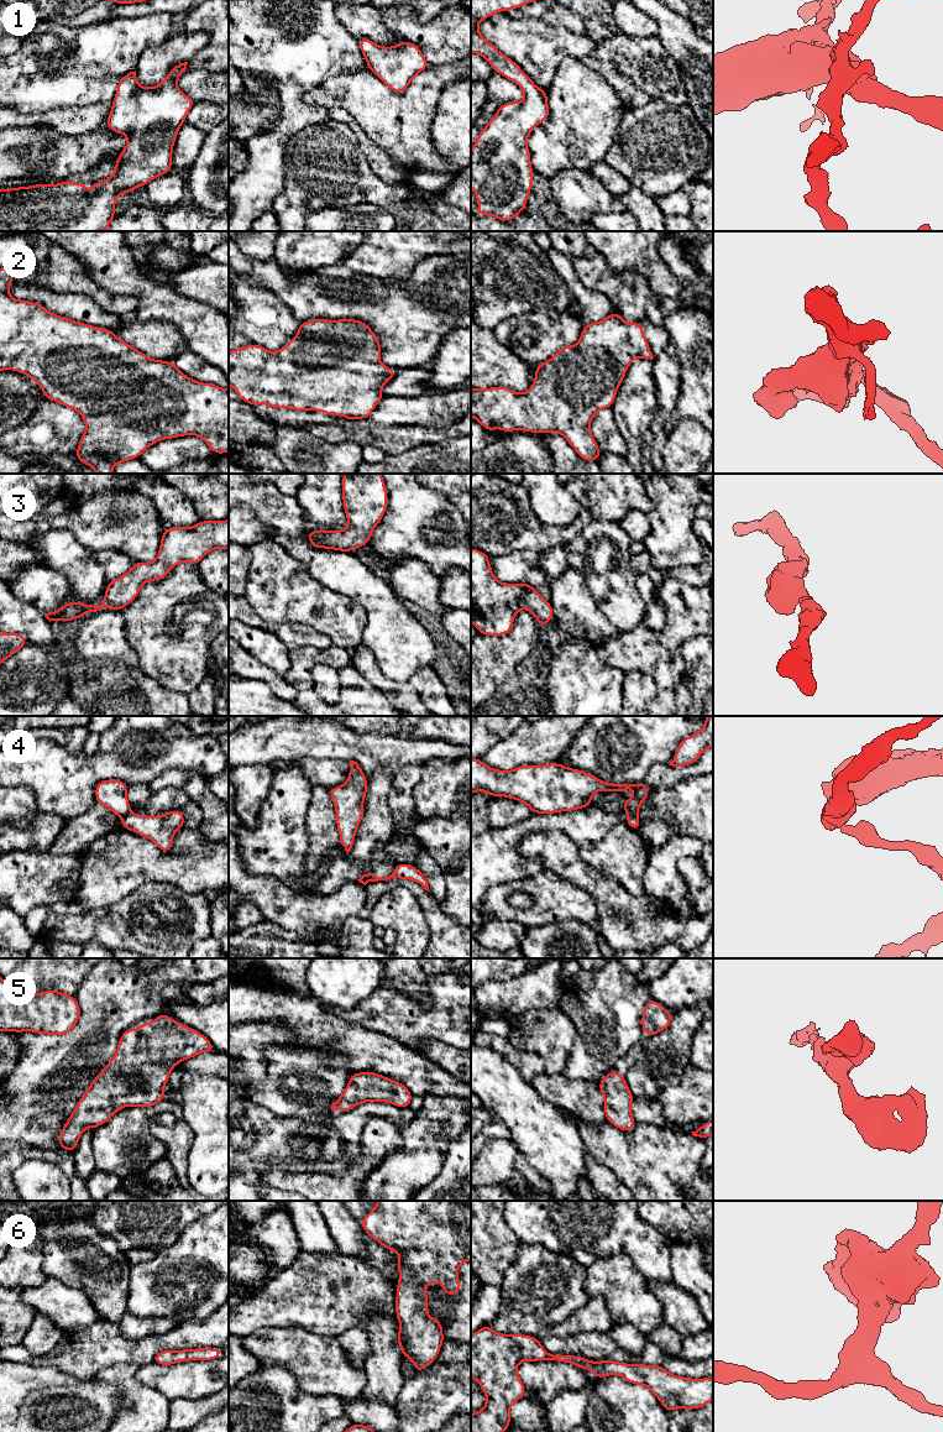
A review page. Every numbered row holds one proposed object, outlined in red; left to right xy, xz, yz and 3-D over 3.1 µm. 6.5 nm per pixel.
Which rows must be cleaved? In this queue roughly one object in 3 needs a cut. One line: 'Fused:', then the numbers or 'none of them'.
Fused: 4

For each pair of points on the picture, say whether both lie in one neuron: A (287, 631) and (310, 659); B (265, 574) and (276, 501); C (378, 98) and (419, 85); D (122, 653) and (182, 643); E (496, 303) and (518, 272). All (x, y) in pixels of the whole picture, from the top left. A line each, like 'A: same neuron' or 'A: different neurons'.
A: different neurons
B: different neurons
C: same neuron
D: different neurons
E: same neuron

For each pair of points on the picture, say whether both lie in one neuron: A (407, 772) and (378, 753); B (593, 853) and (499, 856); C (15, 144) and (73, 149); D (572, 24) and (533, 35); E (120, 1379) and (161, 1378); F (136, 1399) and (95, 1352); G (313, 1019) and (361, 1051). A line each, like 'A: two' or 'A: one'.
A: two
B: two
C: one
D: two
E: two
F: two
G: one

